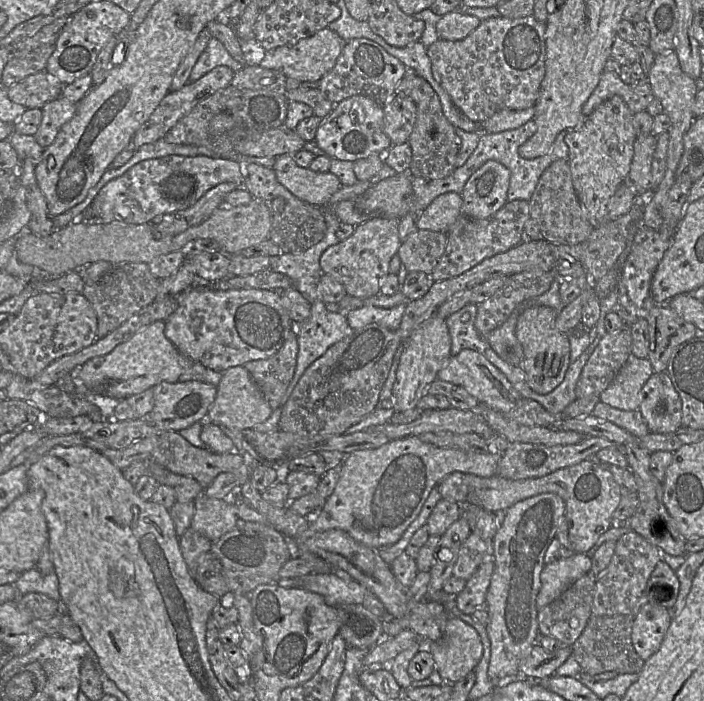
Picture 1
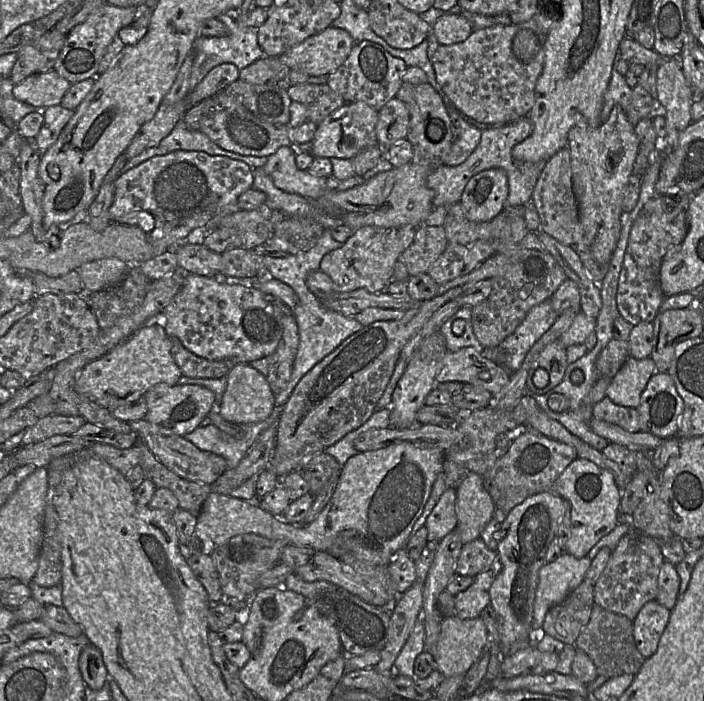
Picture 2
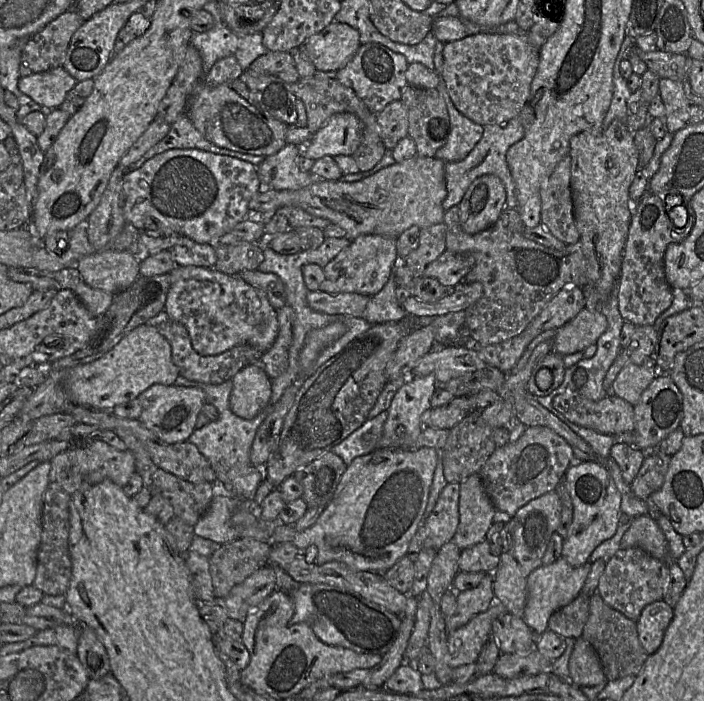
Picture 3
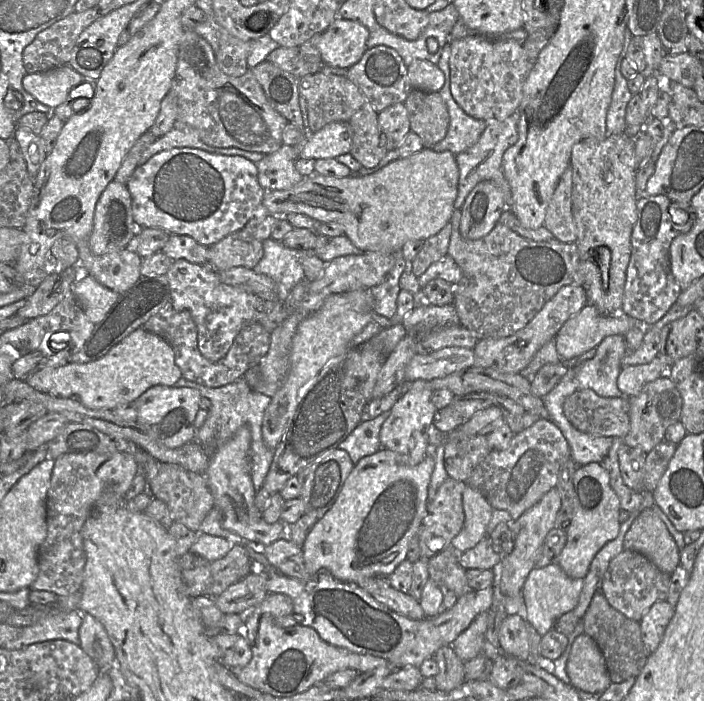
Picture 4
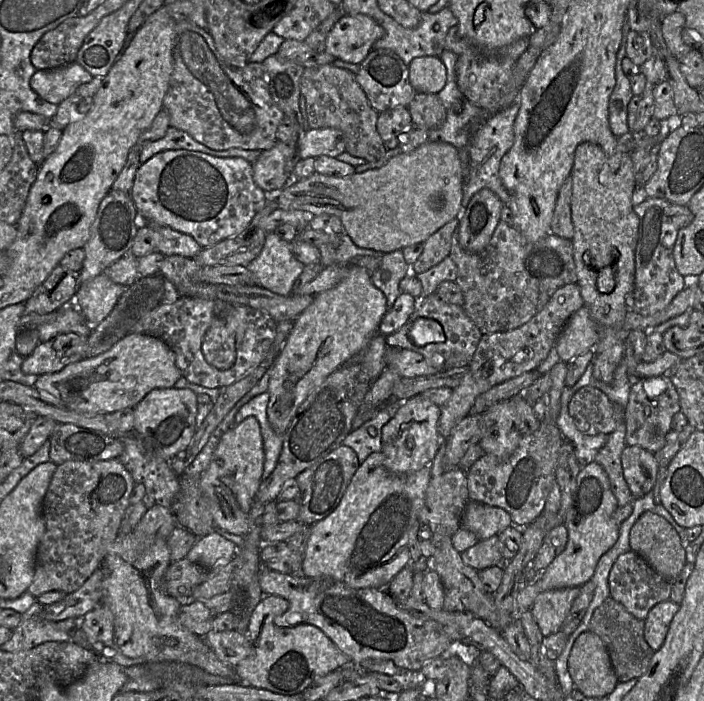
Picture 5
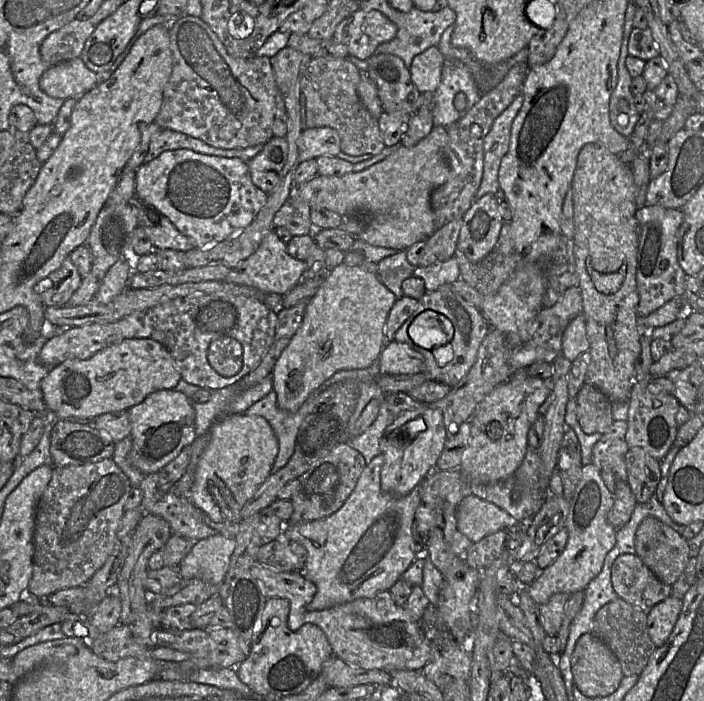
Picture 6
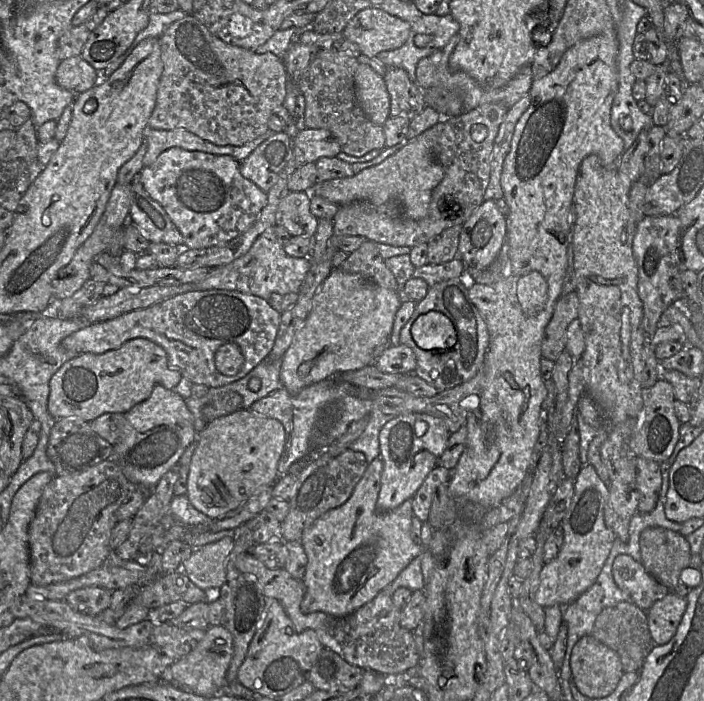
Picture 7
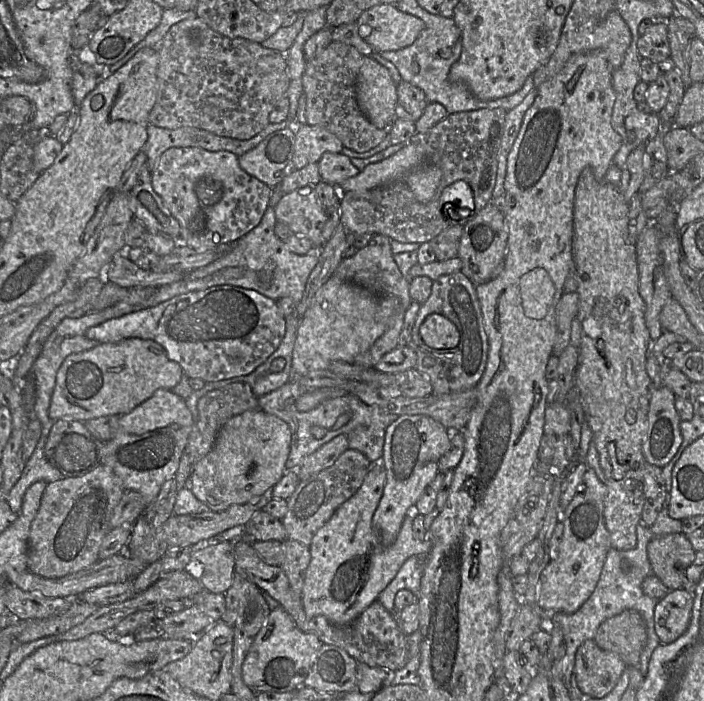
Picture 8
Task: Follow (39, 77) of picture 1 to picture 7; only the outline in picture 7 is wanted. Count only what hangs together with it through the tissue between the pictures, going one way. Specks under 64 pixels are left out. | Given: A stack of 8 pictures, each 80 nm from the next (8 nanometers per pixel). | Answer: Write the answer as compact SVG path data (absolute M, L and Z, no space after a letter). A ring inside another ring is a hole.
M81 56L62 60L59 64L55 79L57 84L76 96L96 85L96 70Z

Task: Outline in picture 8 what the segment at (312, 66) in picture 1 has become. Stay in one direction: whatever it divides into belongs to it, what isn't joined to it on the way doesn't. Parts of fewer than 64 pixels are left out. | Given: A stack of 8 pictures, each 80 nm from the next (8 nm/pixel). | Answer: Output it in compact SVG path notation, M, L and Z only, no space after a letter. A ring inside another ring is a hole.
M384 3L365 10L355 22L360 37L374 52L405 48L417 39L425 27L416 16Z

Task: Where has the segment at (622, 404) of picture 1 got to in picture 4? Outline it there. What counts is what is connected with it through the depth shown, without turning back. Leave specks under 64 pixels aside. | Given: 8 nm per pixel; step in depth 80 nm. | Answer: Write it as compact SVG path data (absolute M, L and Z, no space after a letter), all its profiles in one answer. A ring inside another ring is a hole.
M658 355L647 364L629 365L622 367L617 379L617 386L623 397L637 395L649 382L667 374L671 365L666 355Z

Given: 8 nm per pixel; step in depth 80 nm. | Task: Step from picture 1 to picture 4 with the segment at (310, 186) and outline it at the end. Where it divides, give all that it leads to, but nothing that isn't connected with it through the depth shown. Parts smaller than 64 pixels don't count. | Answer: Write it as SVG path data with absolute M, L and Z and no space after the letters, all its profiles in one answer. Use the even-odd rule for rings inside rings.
M282 145L277 151L265 154L263 159L256 163L259 184L265 191L288 190L298 185L303 176L295 167L295 148L290 145Z

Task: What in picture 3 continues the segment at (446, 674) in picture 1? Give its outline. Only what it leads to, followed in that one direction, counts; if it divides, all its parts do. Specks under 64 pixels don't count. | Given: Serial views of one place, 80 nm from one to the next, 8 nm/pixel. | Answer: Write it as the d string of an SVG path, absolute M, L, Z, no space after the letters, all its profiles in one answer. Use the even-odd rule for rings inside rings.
M494 601L486 611L474 616L464 626L447 631L450 666L453 669L476 663L484 643L492 634L492 622L504 613L504 605Z

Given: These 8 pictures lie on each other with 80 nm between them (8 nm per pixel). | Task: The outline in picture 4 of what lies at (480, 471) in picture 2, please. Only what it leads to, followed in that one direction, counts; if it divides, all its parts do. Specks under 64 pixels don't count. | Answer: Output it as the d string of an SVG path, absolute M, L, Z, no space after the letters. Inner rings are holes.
M466 484L463 491L464 524L453 538L451 547L459 554L475 547L487 536L493 508L477 489Z

